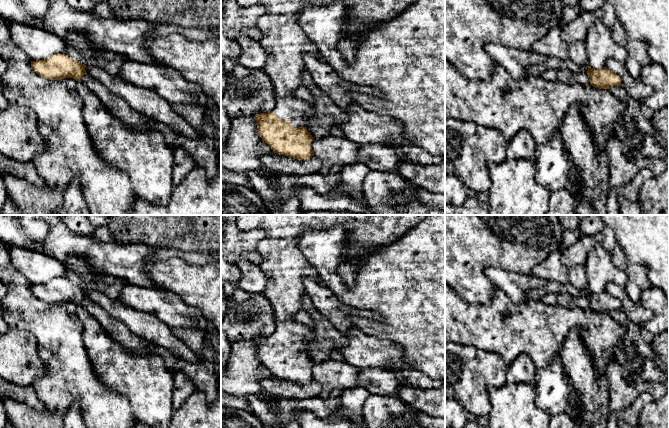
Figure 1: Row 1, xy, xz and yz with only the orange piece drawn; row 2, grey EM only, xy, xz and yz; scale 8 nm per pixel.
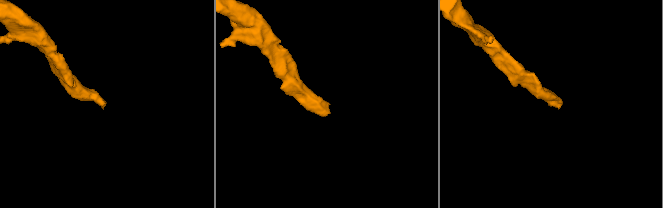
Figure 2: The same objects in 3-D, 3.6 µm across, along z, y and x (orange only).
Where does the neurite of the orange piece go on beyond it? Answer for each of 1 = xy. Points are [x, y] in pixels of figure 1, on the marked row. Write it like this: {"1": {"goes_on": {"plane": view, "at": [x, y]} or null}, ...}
{"1": {"goes_on": null}}

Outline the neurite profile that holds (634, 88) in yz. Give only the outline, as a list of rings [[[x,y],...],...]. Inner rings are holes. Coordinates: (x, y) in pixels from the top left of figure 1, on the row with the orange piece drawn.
[[[608,59],[606,67],[620,77],[621,86],[625,89],[627,95],[634,100],[641,101],[643,98],[652,95],[652,89],[649,85],[646,85],[639,79],[635,79],[629,75],[625,63],[616,59]]]

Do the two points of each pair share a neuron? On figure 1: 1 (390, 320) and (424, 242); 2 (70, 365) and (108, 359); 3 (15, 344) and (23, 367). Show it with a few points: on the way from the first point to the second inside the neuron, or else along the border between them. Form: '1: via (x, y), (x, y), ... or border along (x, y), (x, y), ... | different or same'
1: via (409, 301), (424, 286), (424, 261) | same
2: border along (82, 340), (92, 368), (103, 382) | different
3: via (15, 350), (15, 359), (17, 361) | same

